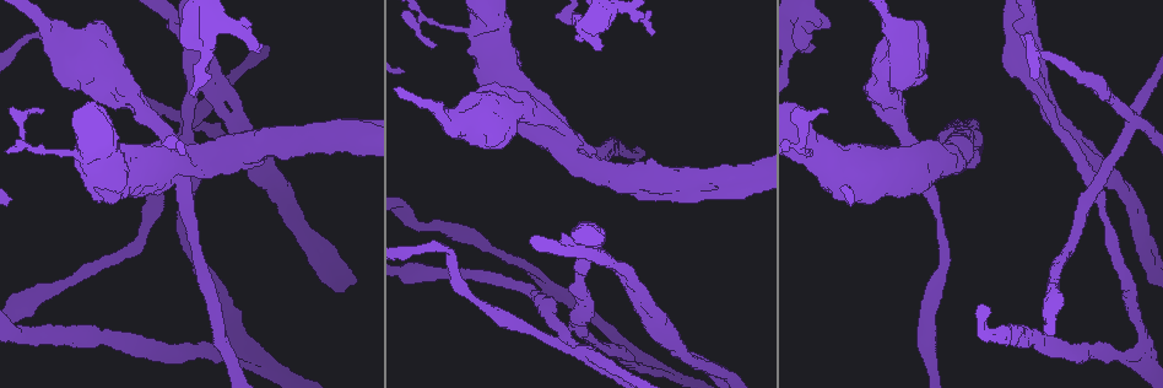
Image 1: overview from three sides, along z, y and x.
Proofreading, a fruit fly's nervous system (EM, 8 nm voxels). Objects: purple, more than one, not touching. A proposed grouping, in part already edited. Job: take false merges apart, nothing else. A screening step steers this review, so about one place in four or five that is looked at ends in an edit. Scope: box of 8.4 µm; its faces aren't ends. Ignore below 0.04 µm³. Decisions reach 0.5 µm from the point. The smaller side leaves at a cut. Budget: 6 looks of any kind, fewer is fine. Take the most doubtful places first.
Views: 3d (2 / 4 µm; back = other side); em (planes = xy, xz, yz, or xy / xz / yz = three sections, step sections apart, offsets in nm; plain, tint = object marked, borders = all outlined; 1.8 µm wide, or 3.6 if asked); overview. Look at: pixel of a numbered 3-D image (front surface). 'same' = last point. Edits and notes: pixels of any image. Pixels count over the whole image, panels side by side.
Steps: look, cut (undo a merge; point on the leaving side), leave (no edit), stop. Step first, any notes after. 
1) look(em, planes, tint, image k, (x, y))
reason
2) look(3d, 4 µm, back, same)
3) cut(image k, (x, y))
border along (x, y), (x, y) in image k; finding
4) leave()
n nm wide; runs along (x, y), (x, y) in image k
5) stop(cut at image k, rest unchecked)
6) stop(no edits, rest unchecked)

look(em, yz, step 16, tint, image 1, (578, 353))
abrupt turn

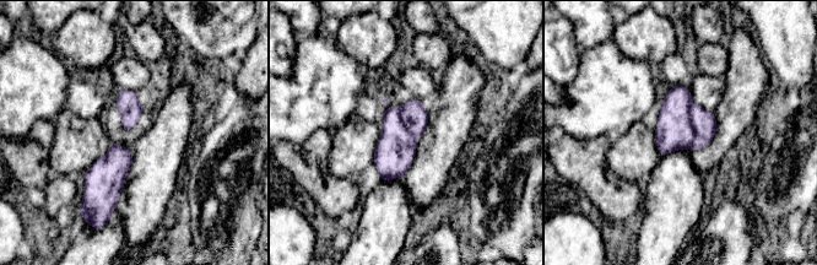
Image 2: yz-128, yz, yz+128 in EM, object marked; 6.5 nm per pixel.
look(em, planes, tint, same)

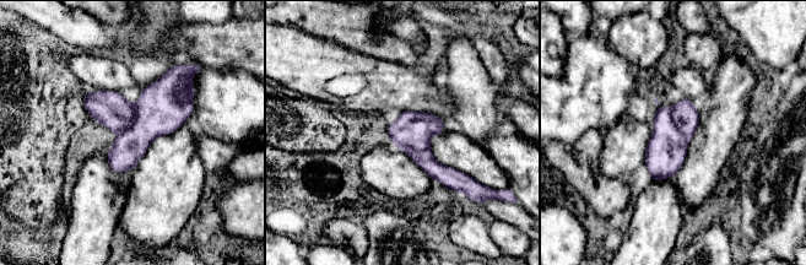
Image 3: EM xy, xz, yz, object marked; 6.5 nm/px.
cut(image 3, (109, 108))
the part that leaves runs along (409, 151), (448, 177), (464, 177) in image 3; a second neuron is stuck on

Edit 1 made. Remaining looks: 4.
look(overview)
see it whole again

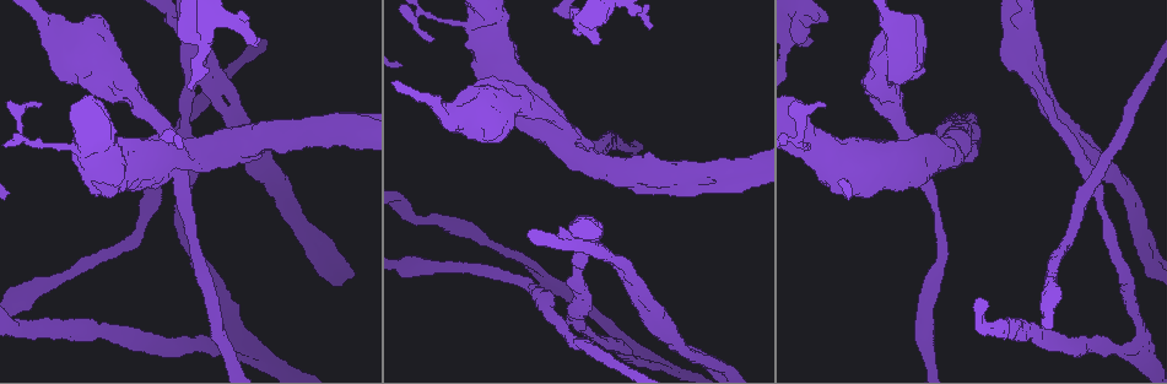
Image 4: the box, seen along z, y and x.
look(3d, 4 µm, image 4, (1023, 66))
three-way junction

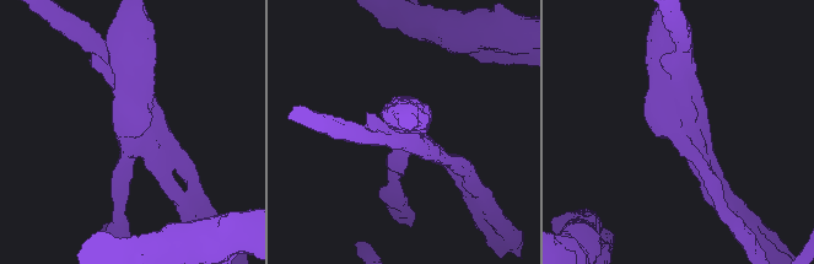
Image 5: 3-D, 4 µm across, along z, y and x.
look(em, 3.6 µm, planes, tint, image 5, (680, 133))
need the tissue

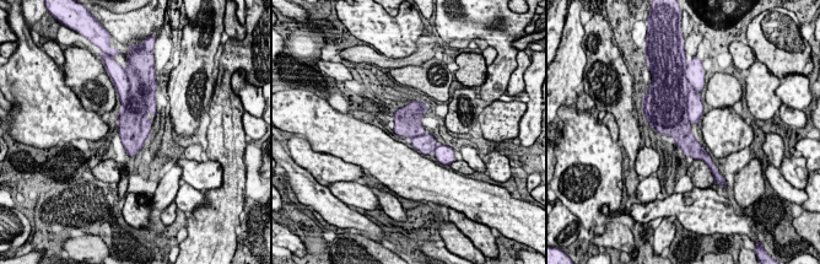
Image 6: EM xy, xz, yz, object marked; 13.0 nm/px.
cut(image 6, (695, 107))
border along (688, 89), (688, 120), (690, 124) in image 6; a second neuron is stuck on

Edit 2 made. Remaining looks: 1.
stop(cut at image 3, cut at image 6, rest unchecked)

